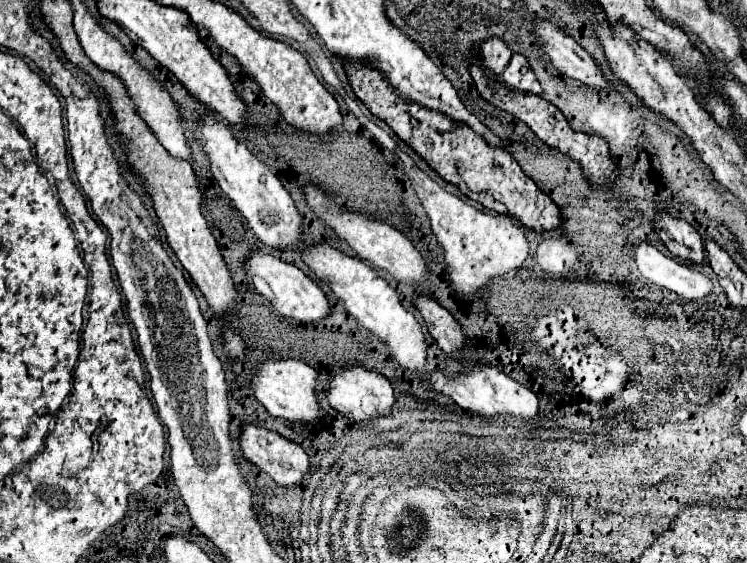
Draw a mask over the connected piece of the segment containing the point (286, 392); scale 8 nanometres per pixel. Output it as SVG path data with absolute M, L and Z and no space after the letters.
M298 359L286 361L266 361L260 365L256 377L252 379L252 389L256 399L268 409L272 417L282 417L298 423L318 423L326 417L326 411L318 403L318 377L320 371Z

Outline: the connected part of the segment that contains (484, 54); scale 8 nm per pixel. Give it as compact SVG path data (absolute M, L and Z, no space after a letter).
M488 37L486 41L480 43L480 57L482 57L484 67L490 71L490 75L498 77L504 71L504 67L508 65L512 51L504 39Z

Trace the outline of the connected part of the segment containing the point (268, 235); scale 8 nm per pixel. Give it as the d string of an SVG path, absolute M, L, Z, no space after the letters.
M212 115L202 117L196 139L204 143L204 151L212 161L212 173L222 191L234 201L236 209L246 217L250 229L258 235L258 239L274 249L300 249L304 241L302 217L298 209L290 209L290 203L286 203L292 201L292 197L284 189L280 179L262 161L258 161L244 143L236 141L228 127L220 125Z

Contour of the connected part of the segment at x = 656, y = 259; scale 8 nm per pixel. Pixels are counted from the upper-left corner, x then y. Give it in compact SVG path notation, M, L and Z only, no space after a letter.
M646 239L638 241L634 253L642 277L678 293L684 299L698 301L712 291L712 283L704 273L680 263L678 259L664 255Z

